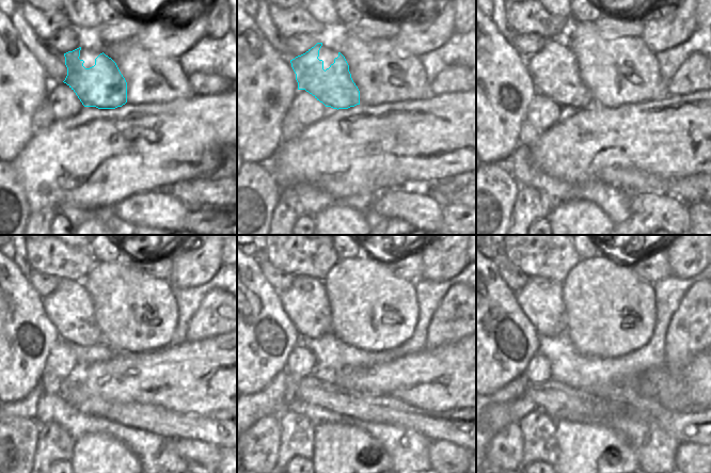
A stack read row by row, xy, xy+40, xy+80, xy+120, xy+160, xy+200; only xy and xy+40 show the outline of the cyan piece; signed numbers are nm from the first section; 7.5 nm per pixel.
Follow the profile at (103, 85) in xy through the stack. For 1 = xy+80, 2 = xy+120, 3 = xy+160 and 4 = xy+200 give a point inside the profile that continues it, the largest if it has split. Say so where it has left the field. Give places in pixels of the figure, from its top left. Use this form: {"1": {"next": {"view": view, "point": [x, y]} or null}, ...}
{"1": {"next": {"view": "xy+80", "point": [566, 88]}}, "2": {"next": {"view": "xy+120", "point": [75, 321]}}, "3": {"next": {"view": "xy+160", "point": [301, 302]}}, "4": {"next": {"view": "xy+200", "point": [538, 299]}}}

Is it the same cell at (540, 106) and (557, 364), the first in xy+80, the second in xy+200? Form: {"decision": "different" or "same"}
{"decision": "different"}

